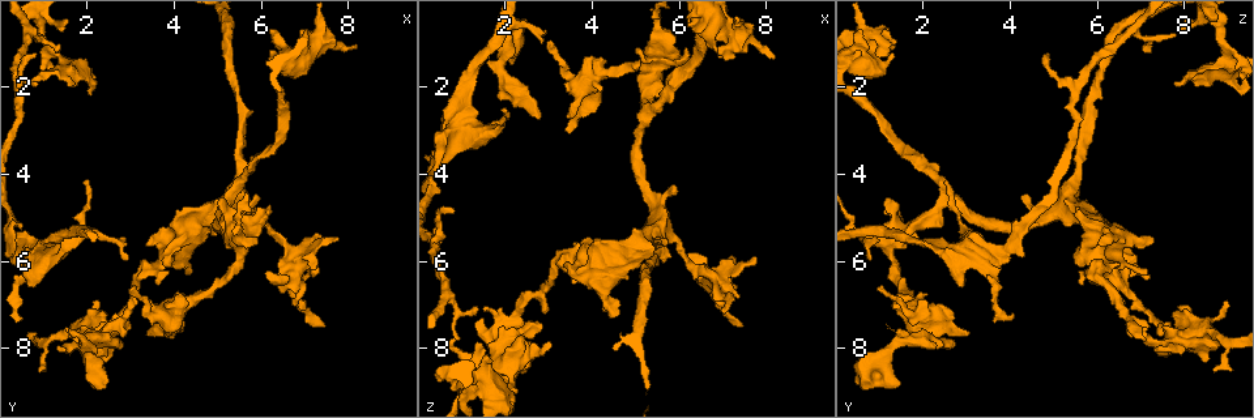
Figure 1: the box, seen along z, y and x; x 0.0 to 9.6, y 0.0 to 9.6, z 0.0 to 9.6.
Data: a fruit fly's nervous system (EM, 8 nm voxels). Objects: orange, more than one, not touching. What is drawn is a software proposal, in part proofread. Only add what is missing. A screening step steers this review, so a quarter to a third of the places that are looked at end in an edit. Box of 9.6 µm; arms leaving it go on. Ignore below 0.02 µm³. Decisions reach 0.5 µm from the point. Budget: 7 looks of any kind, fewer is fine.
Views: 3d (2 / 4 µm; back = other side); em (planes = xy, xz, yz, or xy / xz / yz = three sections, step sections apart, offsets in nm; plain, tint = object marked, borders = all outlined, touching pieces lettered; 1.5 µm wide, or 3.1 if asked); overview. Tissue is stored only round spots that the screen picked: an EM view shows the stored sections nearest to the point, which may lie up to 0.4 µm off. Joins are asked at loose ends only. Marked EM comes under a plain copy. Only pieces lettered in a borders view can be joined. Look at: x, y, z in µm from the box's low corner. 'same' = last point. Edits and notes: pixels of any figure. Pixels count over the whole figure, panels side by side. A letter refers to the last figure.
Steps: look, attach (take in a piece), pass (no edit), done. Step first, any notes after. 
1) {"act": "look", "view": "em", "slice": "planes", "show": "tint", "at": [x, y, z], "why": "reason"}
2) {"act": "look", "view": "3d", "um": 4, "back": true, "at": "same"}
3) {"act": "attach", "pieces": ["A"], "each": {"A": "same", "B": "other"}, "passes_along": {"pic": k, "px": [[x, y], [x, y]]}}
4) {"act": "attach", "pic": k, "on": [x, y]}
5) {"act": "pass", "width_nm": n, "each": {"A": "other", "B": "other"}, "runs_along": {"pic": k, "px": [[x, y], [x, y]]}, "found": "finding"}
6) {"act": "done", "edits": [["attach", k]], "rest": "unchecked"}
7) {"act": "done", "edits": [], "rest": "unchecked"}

{"act": "look", "view": "em", "slice": "xz", "step": 8, "show": "tint", "at": [1.45, 0.75, 7.90], "why": "branch stops here"}

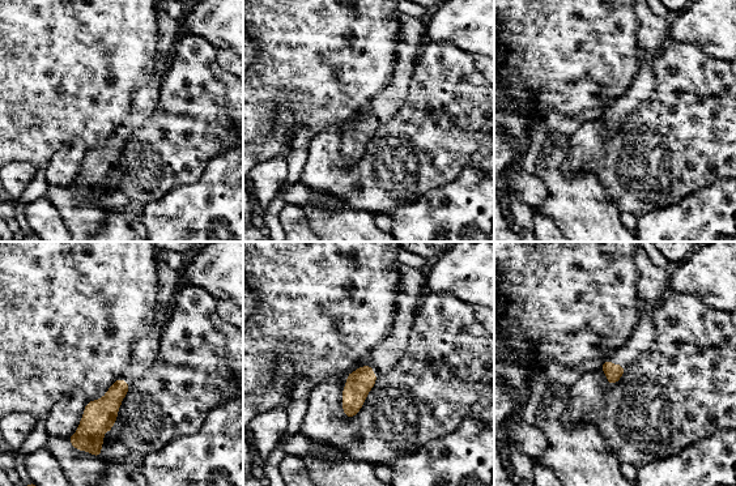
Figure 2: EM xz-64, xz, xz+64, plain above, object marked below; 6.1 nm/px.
{"act": "look", "view": "em", "slice": "planes", "show": "borders", "at": "same"}

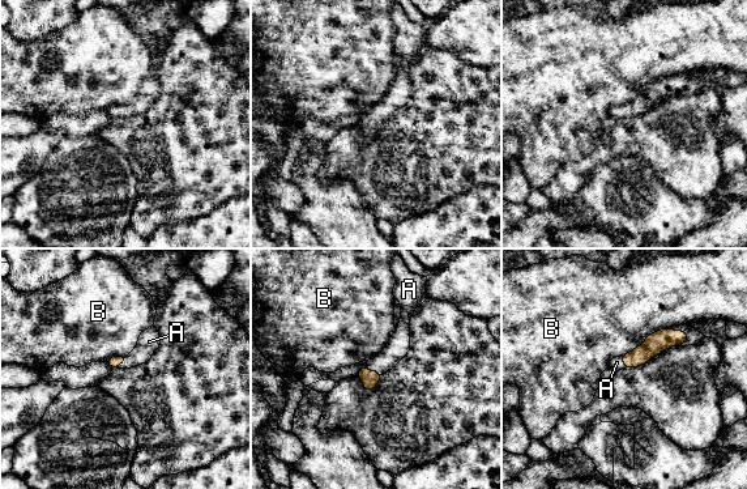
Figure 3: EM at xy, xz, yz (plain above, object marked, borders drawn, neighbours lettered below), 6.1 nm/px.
{"act": "attach", "pieces": ["A"], "each": {"A": "same", "B": "other"}, "passes_along": {"pic": 3, "px": [[370, 379], [372, 371], [398, 345]]}, "found": "the cell continues"}

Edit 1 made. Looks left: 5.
{"act": "look", "view": "overview", "why": "redraw"}

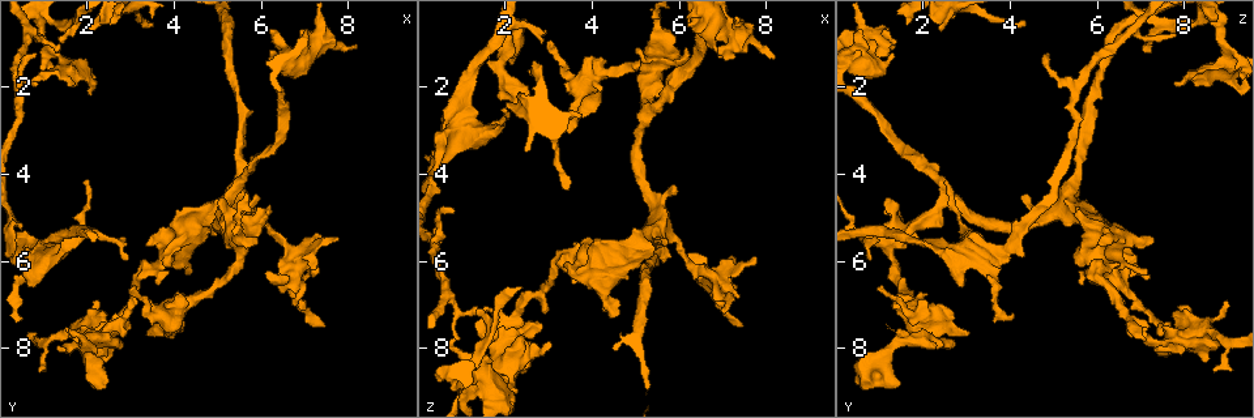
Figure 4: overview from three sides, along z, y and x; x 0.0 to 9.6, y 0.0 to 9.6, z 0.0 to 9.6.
{"act": "look", "view": "3d", "um": 2, "at": [8.20, 1.05, 1.35], "why": "an open end"}

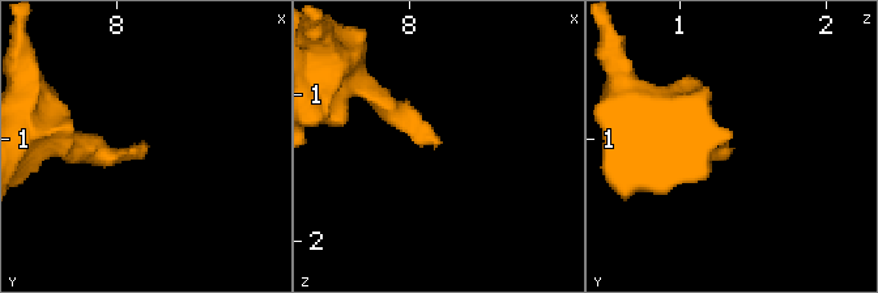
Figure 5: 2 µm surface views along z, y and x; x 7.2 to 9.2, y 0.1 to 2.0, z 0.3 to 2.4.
{"act": "look", "view": "em", "slice": "planes", "show": "tint", "at": [8.18, 1.08, 1.36], "why": "now the EM"}

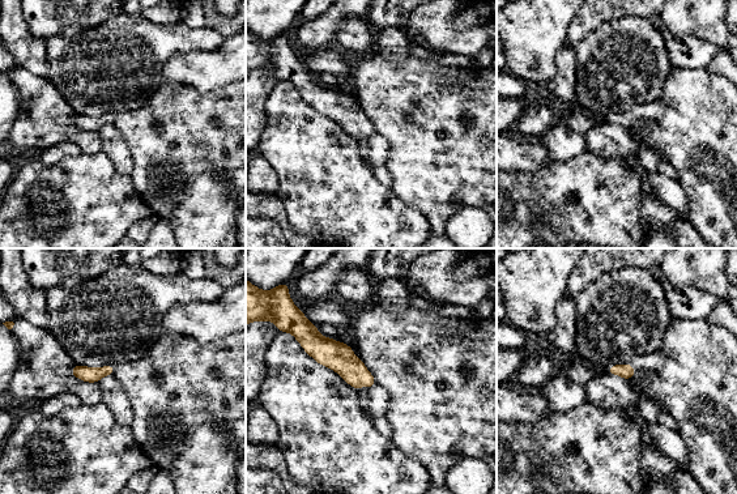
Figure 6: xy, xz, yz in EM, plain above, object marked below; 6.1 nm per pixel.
{"act": "look", "view": "em", "slice": "planes", "show": "borders", "at": "same"}

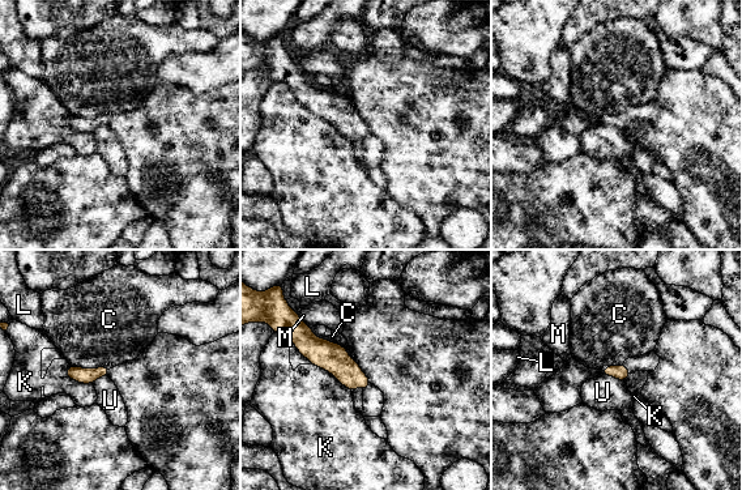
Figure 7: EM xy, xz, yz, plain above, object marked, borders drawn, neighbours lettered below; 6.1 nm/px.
{"act": "pass", "longest_contact_nm": ["K", 320], "each": {"C": "other", "K": "other", "L": "other", "M": "other", "U": "other"}, "found": "none of them fits"}

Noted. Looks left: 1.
{"act": "done", "edits": [["attach", 3]], "rest": "unchecked"}

